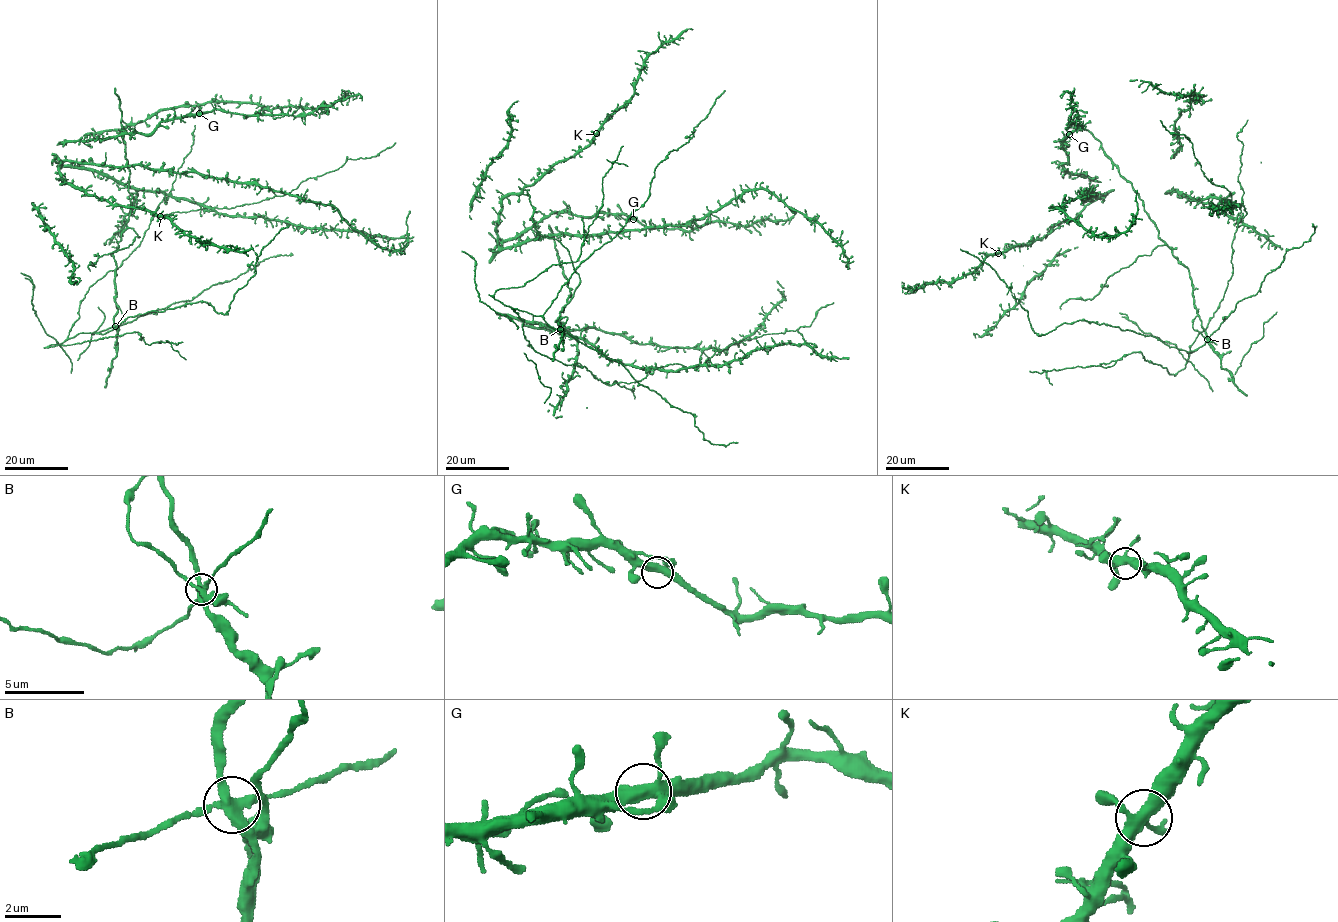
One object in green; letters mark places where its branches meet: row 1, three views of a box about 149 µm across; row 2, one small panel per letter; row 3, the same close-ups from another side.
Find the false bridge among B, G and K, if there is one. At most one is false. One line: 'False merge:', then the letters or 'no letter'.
False merge: B

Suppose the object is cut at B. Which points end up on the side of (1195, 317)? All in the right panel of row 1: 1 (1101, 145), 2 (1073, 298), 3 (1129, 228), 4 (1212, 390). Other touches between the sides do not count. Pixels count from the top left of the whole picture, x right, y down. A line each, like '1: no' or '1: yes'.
1: yes
2: yes
3: no
4: no

